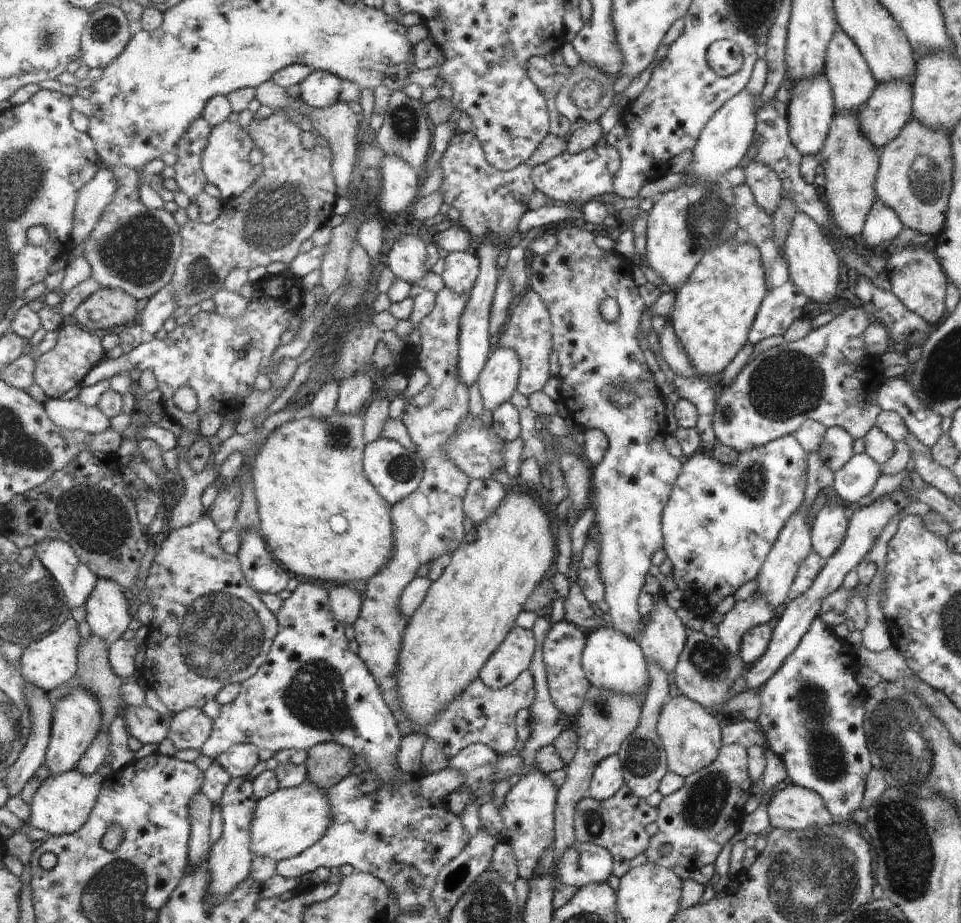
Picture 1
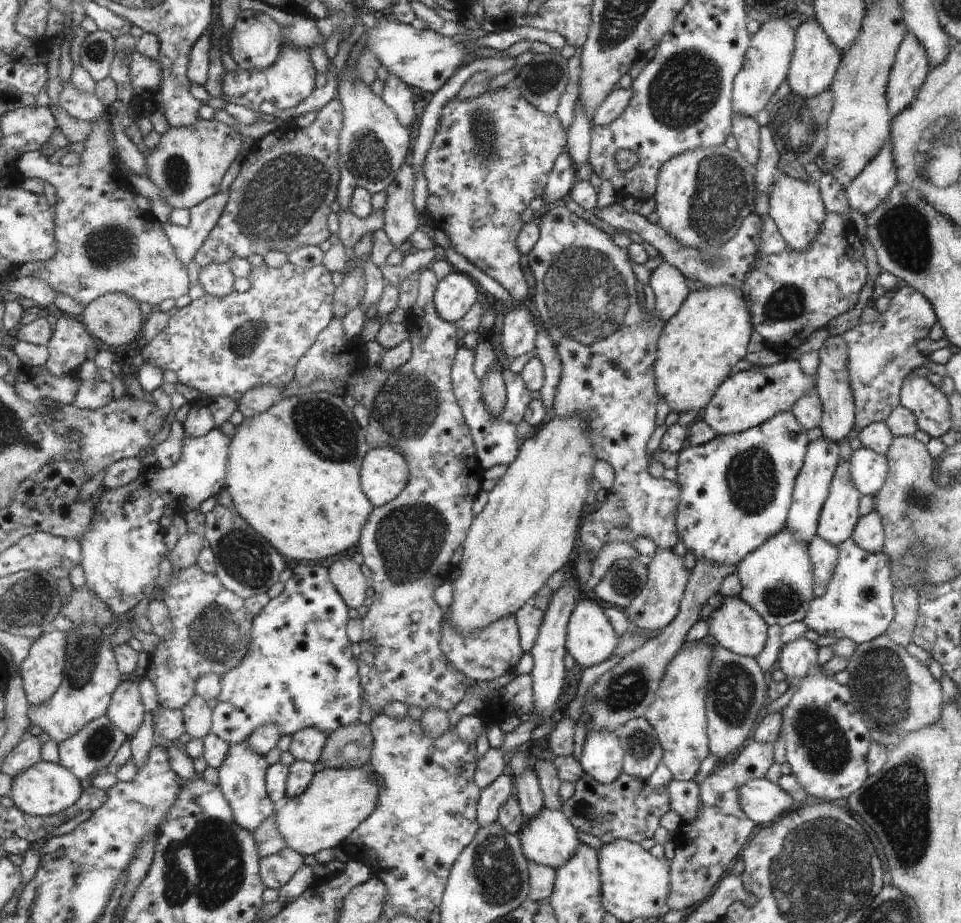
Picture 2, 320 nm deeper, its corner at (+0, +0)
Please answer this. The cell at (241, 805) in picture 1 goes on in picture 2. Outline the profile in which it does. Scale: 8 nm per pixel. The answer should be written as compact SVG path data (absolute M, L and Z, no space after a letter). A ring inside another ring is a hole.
M248 739L230 745L225 762L217 769L218 784L232 806L236 821L252 833L255 832L273 813L277 811L278 804L273 802L267 788L268 768L265 755L258 753Z

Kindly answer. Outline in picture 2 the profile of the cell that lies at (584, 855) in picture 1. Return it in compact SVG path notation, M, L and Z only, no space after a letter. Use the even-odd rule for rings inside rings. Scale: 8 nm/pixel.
M543 807L539 815L524 821L519 837L529 861L535 861L537 864L555 870L571 859L578 846L583 843L577 836L577 830L573 826L572 820L569 820L563 811L556 811L549 807Z

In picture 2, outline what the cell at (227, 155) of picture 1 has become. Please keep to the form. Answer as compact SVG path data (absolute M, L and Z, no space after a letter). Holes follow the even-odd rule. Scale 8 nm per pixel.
M199 119L188 127L170 127L152 151L145 154L149 178L160 188L161 198L173 211L189 211L220 191L225 172L242 150L243 138L231 125L214 120Z

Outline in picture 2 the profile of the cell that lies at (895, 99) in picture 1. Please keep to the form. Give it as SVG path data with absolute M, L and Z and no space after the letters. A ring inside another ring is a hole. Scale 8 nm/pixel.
M906 32L898 44L886 82L886 105L892 116L913 100L930 69L924 48Z

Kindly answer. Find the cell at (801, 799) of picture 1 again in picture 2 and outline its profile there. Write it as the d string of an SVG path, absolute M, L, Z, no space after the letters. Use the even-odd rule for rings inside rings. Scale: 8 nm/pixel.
M765 778L744 782L737 795L741 812L761 826L796 808L797 803L777 785Z

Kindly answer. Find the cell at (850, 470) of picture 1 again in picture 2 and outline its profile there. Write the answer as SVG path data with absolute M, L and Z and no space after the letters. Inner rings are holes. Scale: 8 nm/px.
M861 447L848 457L849 474L860 496L874 496L883 486L887 474L887 459L884 455Z

